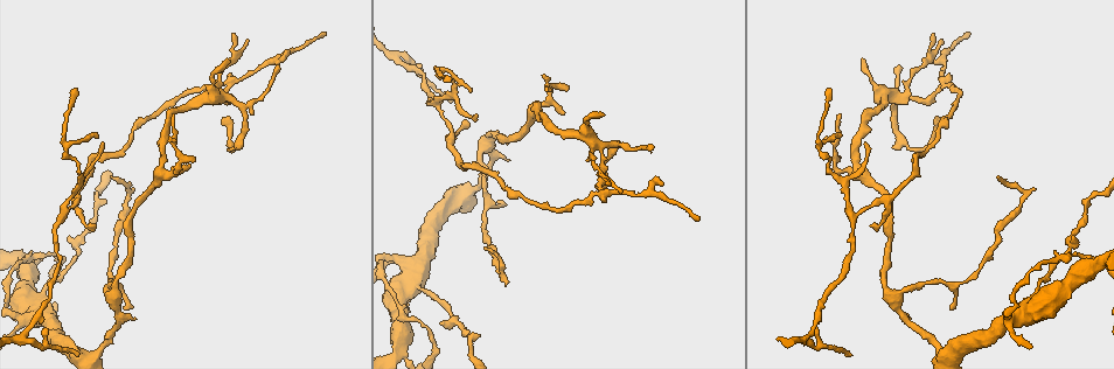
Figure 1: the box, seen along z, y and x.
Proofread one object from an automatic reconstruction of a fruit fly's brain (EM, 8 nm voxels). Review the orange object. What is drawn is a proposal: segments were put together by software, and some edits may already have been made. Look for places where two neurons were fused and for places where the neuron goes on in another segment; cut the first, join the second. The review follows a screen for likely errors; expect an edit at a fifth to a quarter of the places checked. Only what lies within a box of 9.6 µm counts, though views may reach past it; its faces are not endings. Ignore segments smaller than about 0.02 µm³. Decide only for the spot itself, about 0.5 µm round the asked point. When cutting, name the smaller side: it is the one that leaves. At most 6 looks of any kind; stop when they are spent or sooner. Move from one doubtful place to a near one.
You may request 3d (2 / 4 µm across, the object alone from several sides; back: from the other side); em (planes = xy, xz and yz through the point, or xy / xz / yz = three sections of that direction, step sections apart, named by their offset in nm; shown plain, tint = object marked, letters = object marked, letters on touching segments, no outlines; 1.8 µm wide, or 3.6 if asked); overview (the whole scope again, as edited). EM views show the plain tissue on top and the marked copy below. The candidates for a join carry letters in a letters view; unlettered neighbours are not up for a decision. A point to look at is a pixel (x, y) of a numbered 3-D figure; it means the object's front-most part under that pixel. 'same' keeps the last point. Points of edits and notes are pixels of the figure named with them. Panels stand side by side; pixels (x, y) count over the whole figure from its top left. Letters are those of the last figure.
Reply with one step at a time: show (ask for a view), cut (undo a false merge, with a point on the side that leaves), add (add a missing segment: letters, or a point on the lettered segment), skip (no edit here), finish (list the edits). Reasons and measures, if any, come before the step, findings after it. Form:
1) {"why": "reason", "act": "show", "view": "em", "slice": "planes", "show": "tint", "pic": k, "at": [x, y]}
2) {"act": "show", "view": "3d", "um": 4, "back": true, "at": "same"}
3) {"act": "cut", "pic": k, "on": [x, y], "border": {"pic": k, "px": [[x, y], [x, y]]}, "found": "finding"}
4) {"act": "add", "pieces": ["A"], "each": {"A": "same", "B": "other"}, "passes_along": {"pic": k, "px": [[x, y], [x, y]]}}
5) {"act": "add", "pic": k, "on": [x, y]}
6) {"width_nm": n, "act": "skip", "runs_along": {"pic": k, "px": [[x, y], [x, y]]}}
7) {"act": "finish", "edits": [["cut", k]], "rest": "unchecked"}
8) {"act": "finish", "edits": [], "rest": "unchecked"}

{"why": "branch stops here", "act": "show", "view": "3d", "um": 4, "back": true, "pic": 1, "at": [546, 89]}

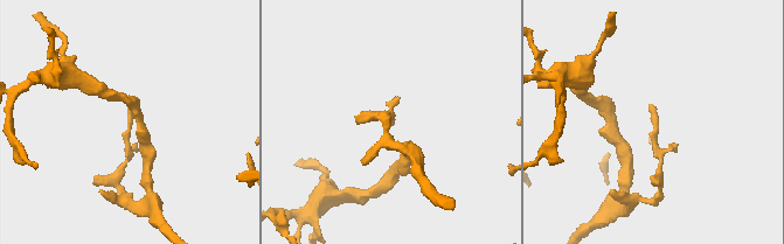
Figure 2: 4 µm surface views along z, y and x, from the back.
{"act": "show", "view": "em", "slice": "planes", "show": "letters", "pic": 2, "at": [649, 107]}

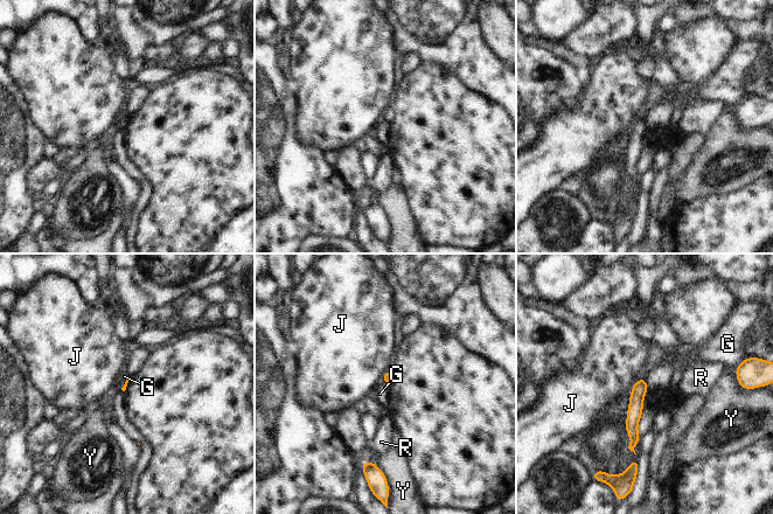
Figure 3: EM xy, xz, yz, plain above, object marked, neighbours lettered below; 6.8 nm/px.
{"longest_contact_nm": ["J", 140], "act": "skip", "each": {"G": "other", "J": "other", "R": "other", "Y": "other"}, "border": {"pic": 3, "px": [[645, 376], [648, 388]]}, "found": "no lettered segment goes on from it"}

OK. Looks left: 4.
{"why": "thin neck", "act": "show", "view": "3d", "um": 4, "pic": 1, "at": [859, 214]}

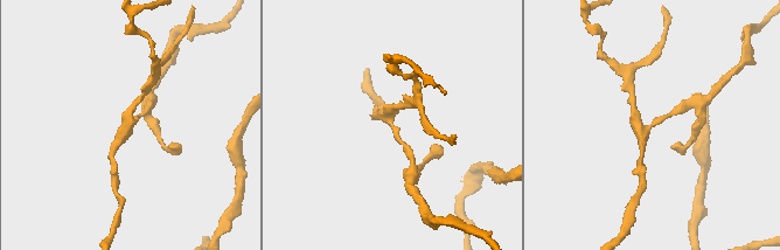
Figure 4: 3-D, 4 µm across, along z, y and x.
{"arms": 3, "act": "show", "view": "em", "um": 3.6, "slice": "planes", "show": "letters", "pic": 4, "at": [128, 126]}

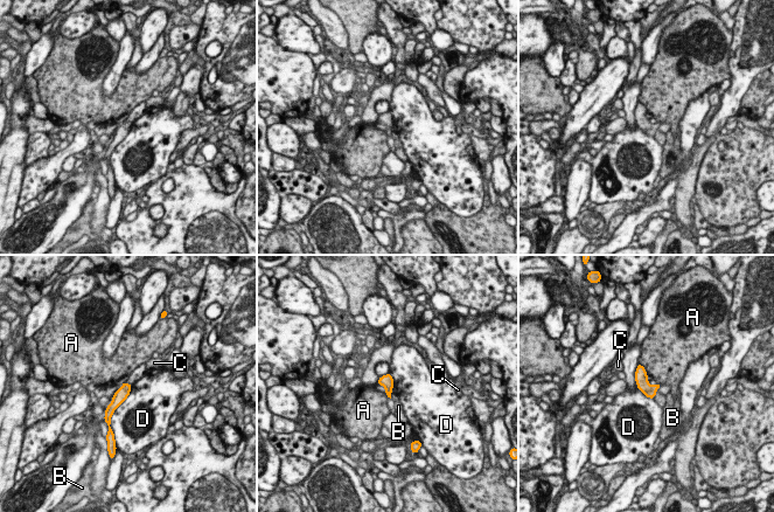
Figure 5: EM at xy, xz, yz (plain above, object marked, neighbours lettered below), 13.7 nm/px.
{"longest_contact_nm": ["D", 650], "act": "skip", "each": {"A": "other", "B": "other", "C": "other", "D": "other"}, "border": {"pic": 5, "px": [[132, 385], [110, 423]]}, "found": "one neuron here"}

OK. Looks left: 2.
{"why": "calibre changes", "act": "show", "view": "em", "slice": "yz", "step": 8, "show": "tint", "pic": 1, "at": [1074, 276]}

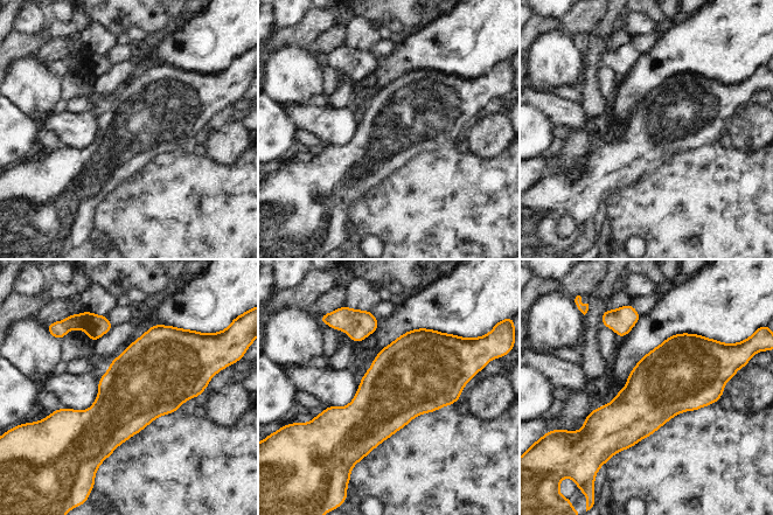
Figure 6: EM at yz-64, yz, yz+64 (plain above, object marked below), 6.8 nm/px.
{"act": "show", "view": "em", "slice": "yz", "step": 8, "show": "letters", "at": "same"}

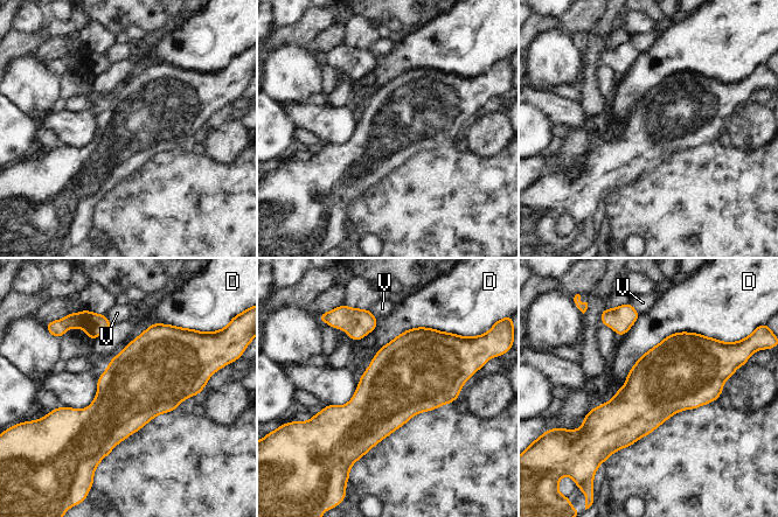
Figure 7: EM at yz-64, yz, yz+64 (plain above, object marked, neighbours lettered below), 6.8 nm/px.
{"act": "skip", "each": {"D": "other", "V": "other"}, "border": {"pic": 7, "px": [[710, 336], [666, 335], [624, 383]]}, "found": "all the same neuron"}

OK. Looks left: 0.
{"act": "finish", "edits": [], "rest": "unchecked"}

